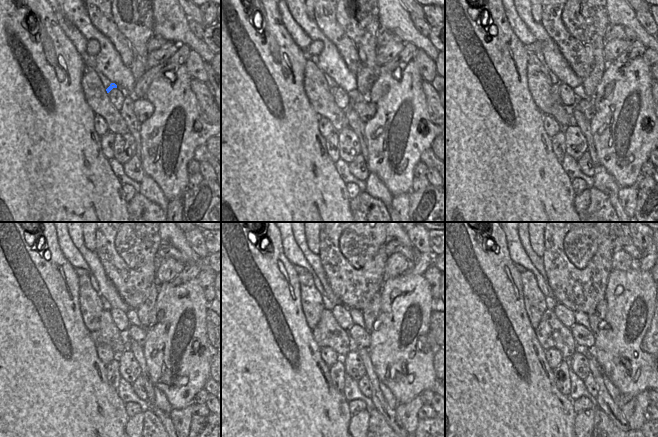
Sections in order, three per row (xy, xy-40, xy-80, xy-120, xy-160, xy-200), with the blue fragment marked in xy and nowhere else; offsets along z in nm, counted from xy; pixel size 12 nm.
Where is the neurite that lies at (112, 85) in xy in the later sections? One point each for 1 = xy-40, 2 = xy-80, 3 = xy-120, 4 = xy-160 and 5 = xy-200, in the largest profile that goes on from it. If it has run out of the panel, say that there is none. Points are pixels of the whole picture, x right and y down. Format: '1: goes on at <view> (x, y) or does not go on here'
1: goes on at xy-40 (332, 89)
2: goes on at xy-80 (554, 93)
3: goes on at xy-120 (107, 333)
4: goes on at xy-160 (327, 333)
5: goes on at xy-200 (551, 333)

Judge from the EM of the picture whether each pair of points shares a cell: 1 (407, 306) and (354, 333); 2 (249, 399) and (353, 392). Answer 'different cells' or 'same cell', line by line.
1: different cells
2: different cells

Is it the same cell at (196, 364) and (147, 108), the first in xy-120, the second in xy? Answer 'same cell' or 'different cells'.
different cells

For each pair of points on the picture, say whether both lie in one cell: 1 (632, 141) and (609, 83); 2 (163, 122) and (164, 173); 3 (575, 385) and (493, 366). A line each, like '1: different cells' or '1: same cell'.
1: same cell
2: same cell
3: different cells

